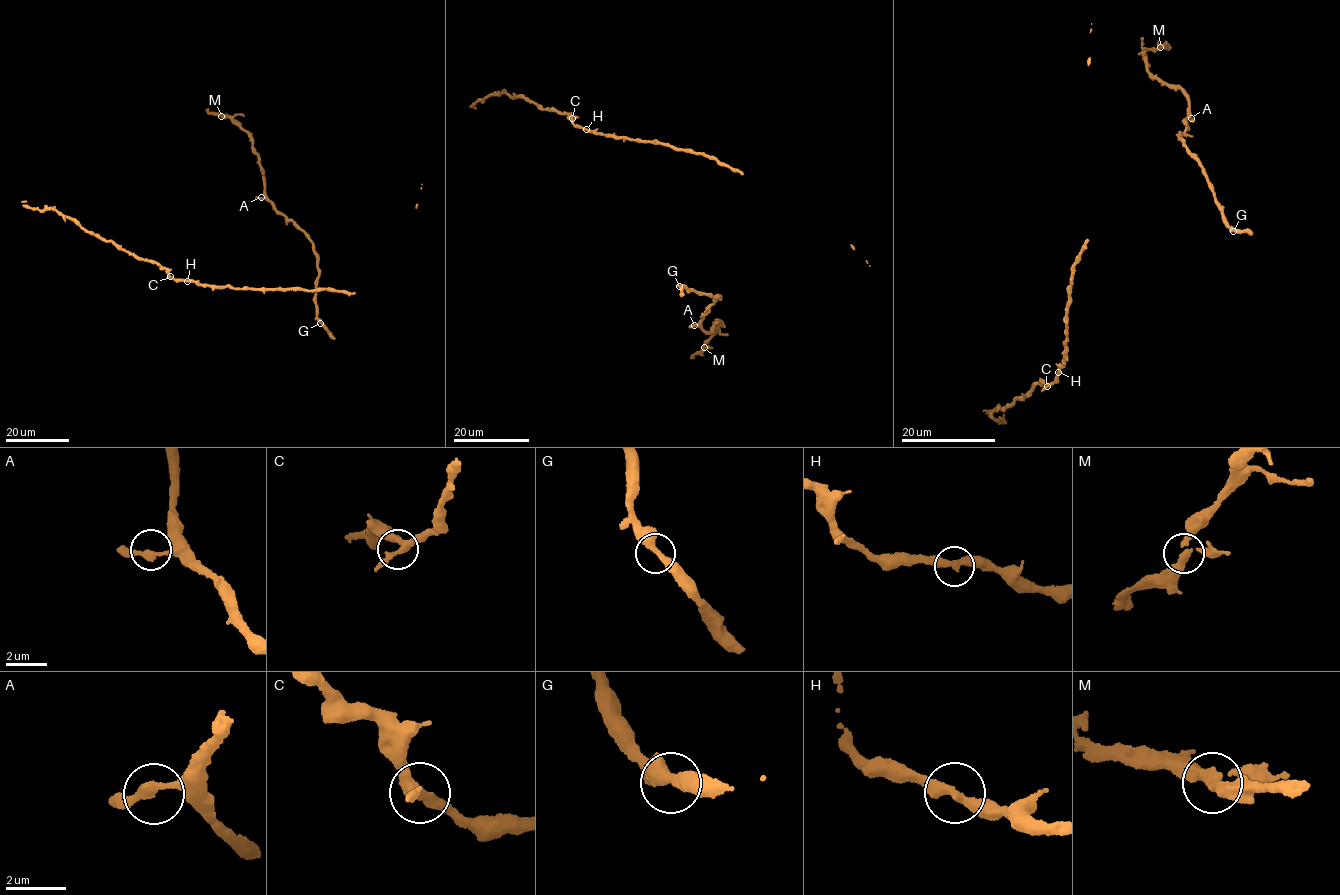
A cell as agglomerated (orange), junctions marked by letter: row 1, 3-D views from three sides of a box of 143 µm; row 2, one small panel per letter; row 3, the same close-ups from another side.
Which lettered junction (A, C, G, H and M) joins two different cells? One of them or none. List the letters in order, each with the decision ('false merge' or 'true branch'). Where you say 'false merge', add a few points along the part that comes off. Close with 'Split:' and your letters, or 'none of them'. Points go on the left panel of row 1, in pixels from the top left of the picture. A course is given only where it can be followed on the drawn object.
A: true branch
C: true branch
G: true branch
H: true branch
M: true branch
Split: none of them

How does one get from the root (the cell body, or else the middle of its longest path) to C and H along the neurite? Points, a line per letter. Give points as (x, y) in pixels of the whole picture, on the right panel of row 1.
C: (1085, 247), (1073, 266), (1071, 300), (1066, 315), (1067, 356), (1058, 377), (1047, 386)
H: (1085, 247), (1073, 266), (1071, 300), (1066, 315), (1067, 356), (1058, 372)

